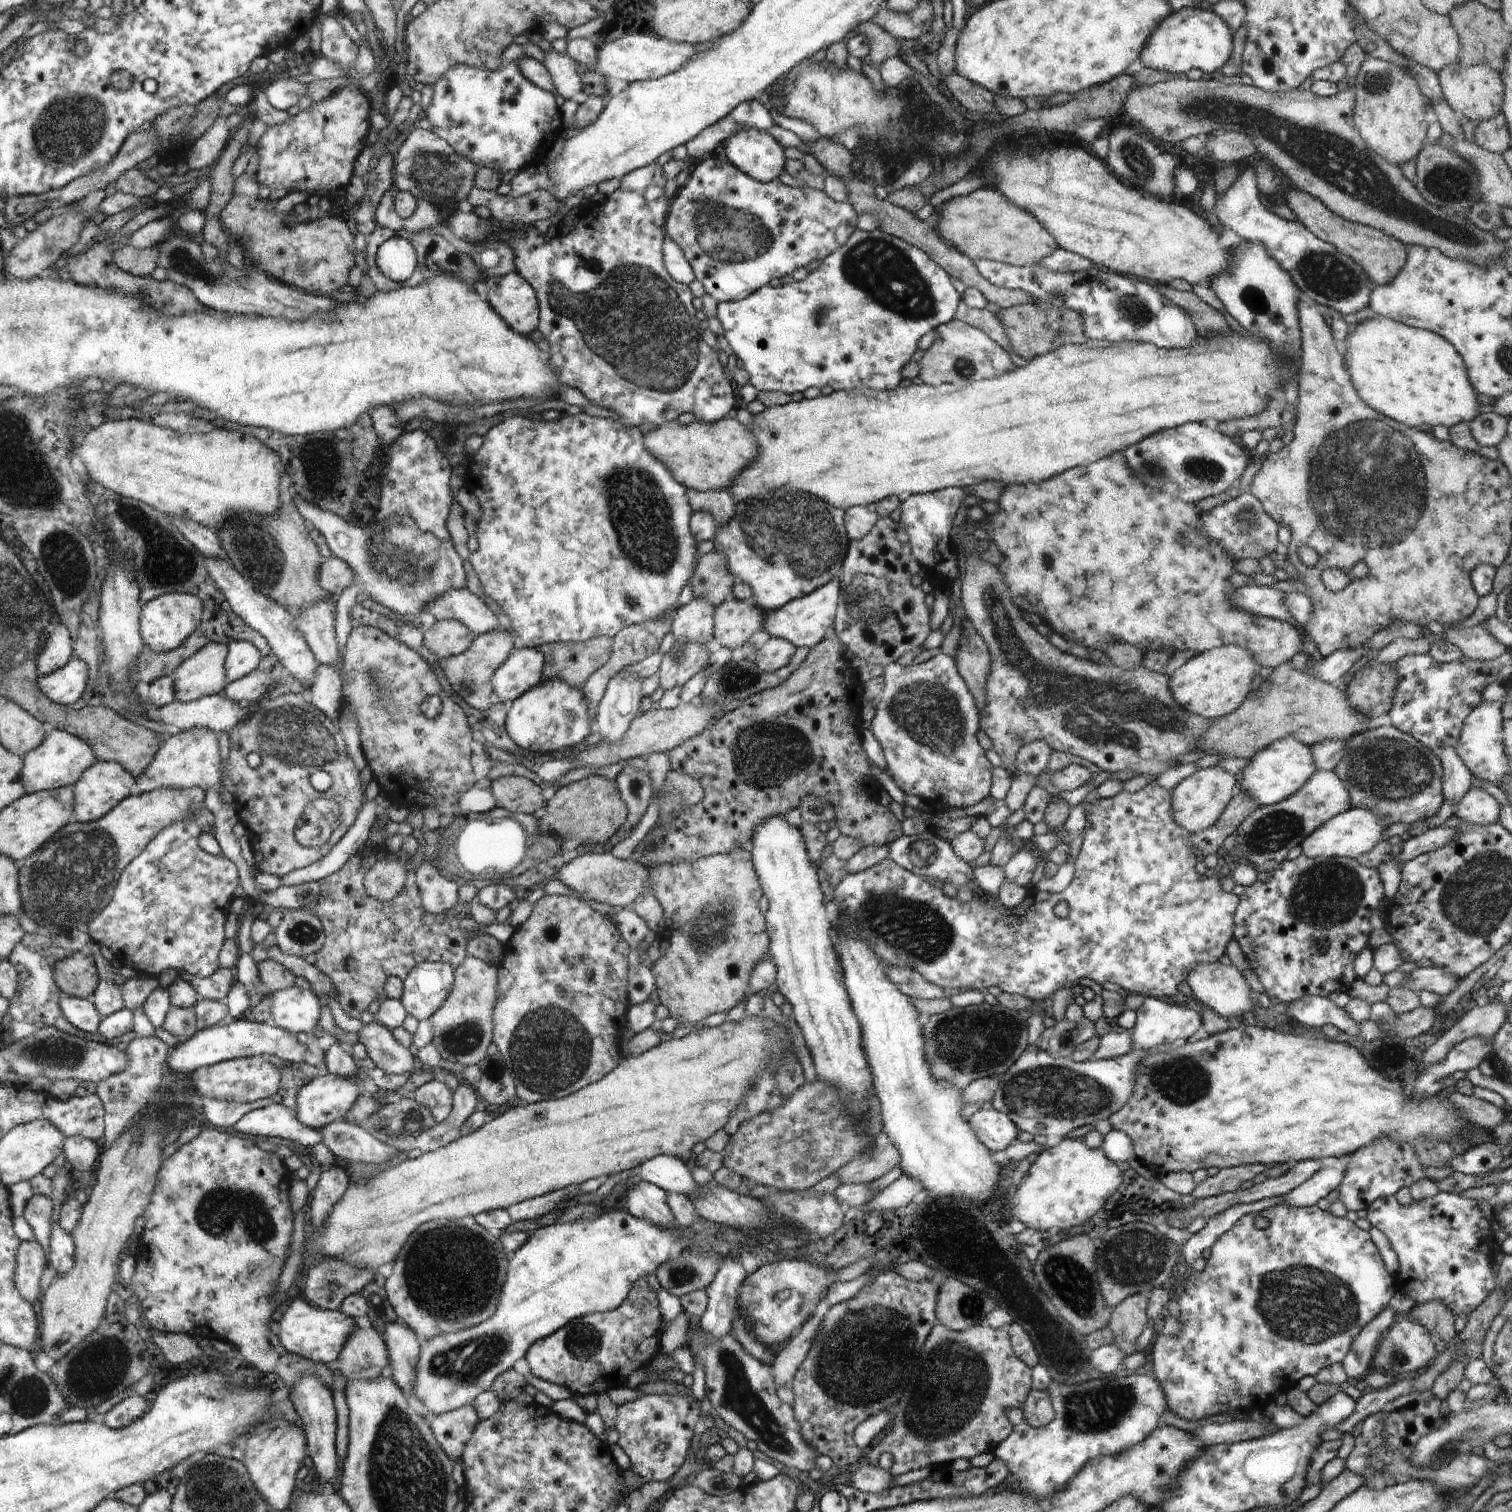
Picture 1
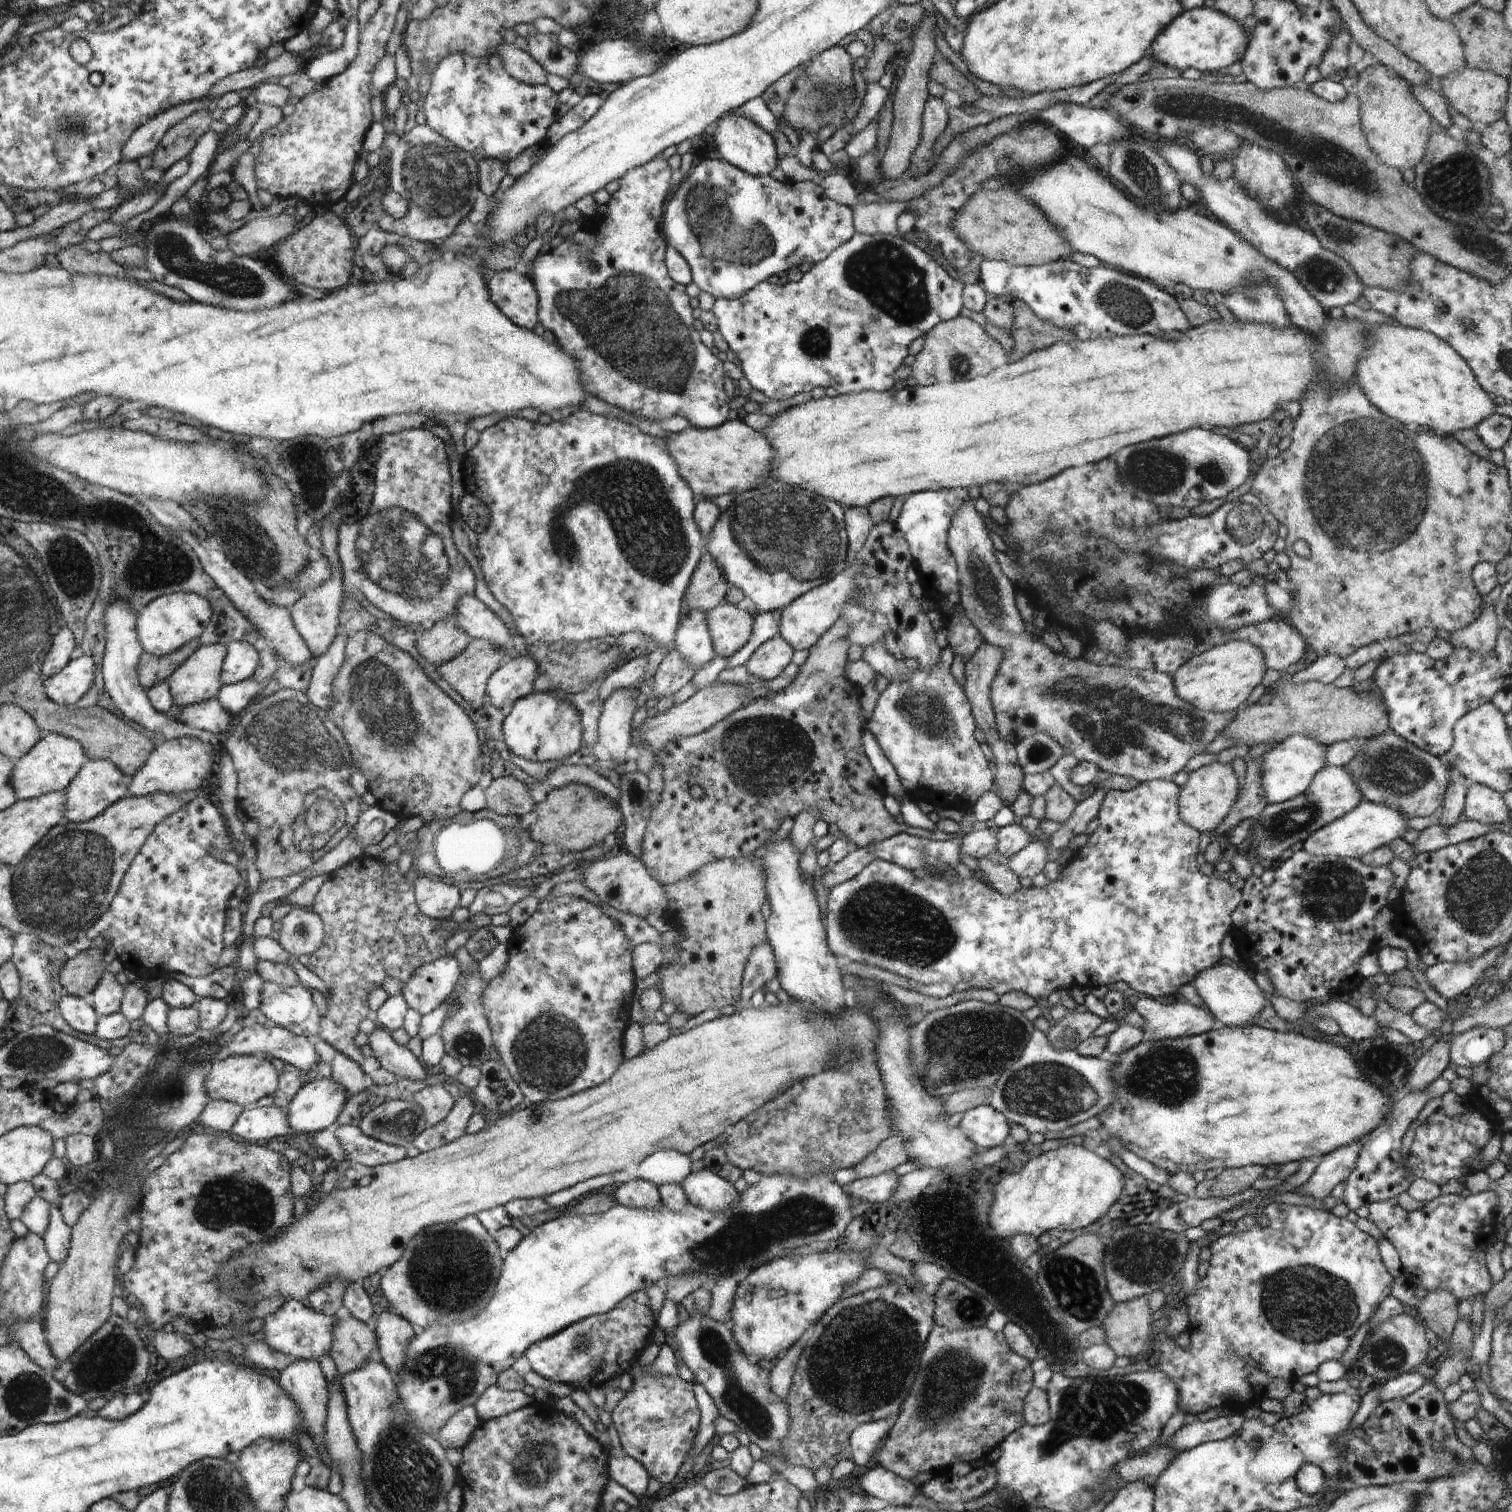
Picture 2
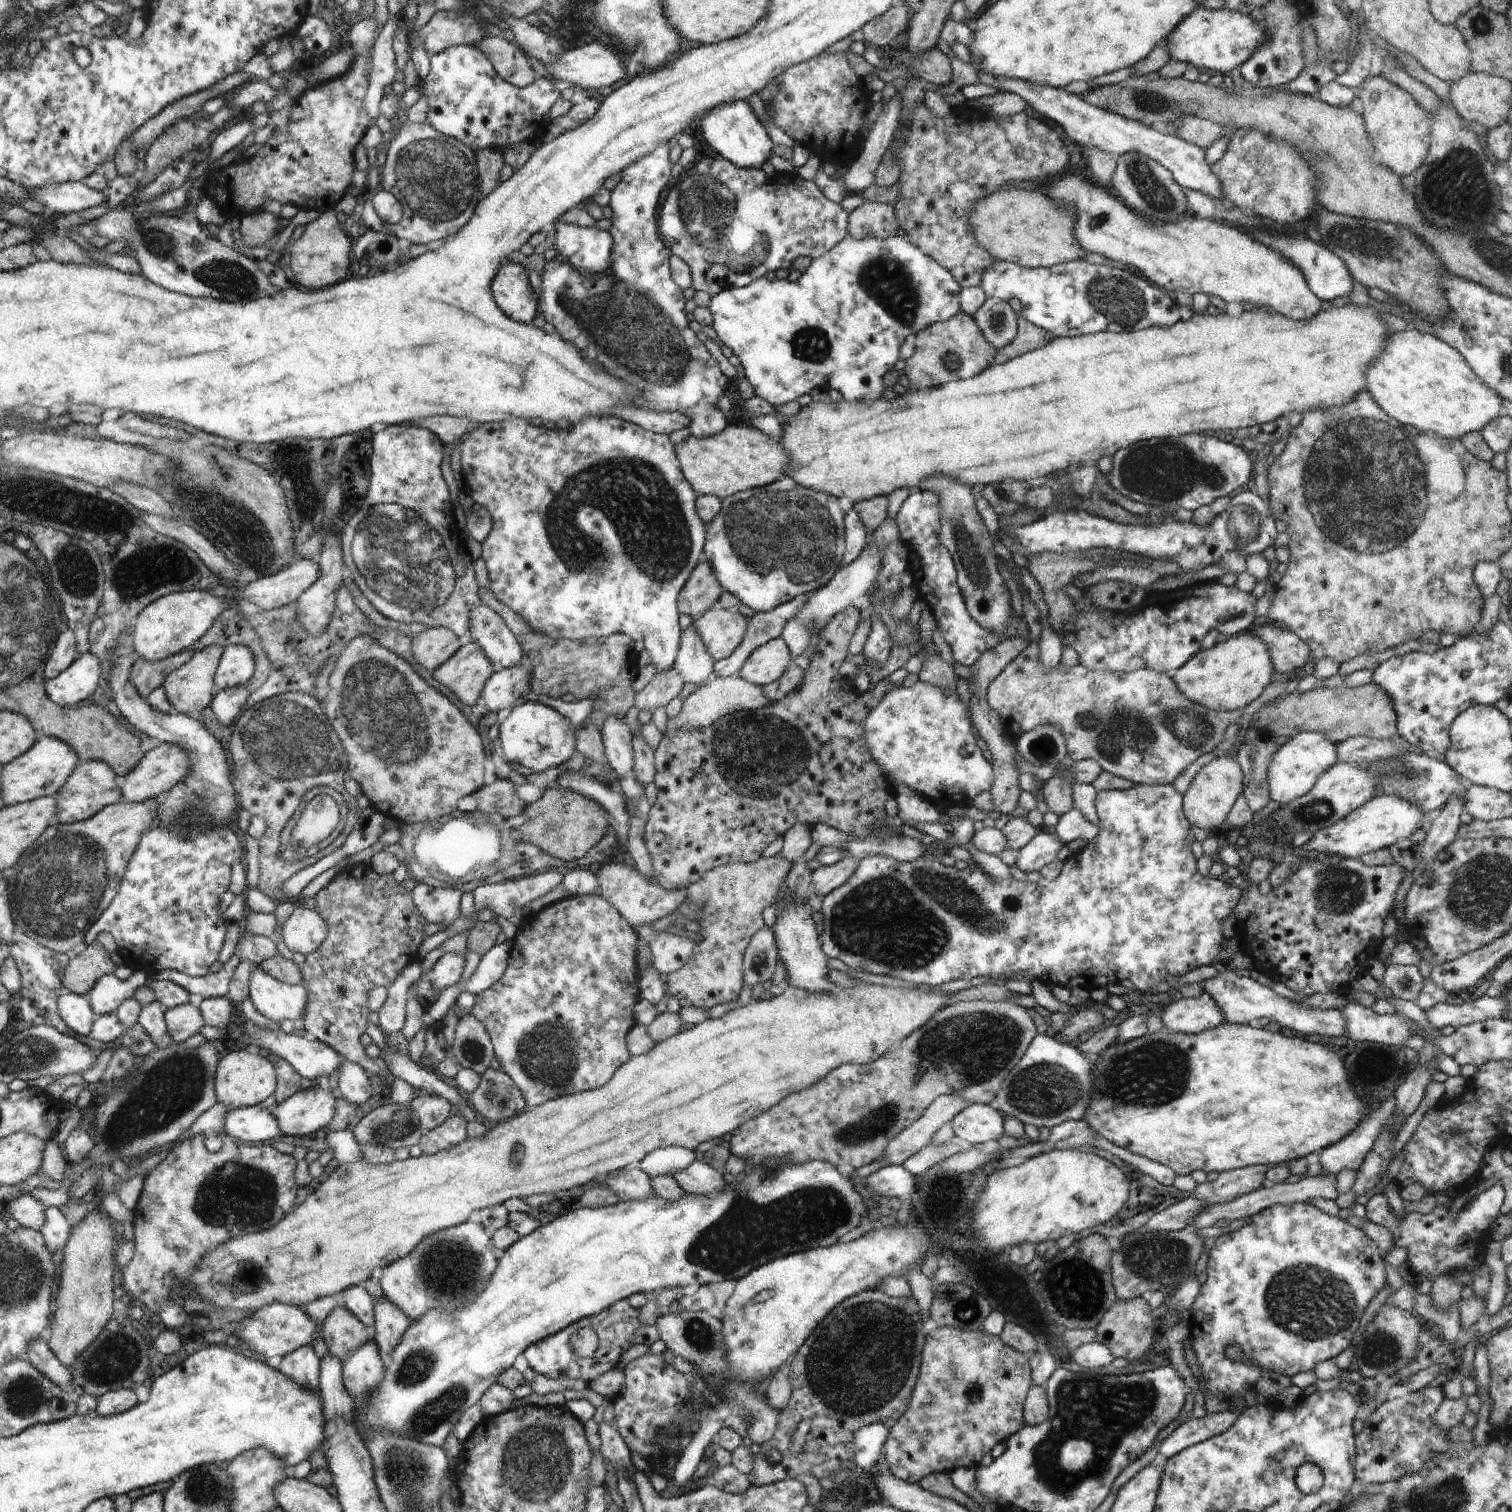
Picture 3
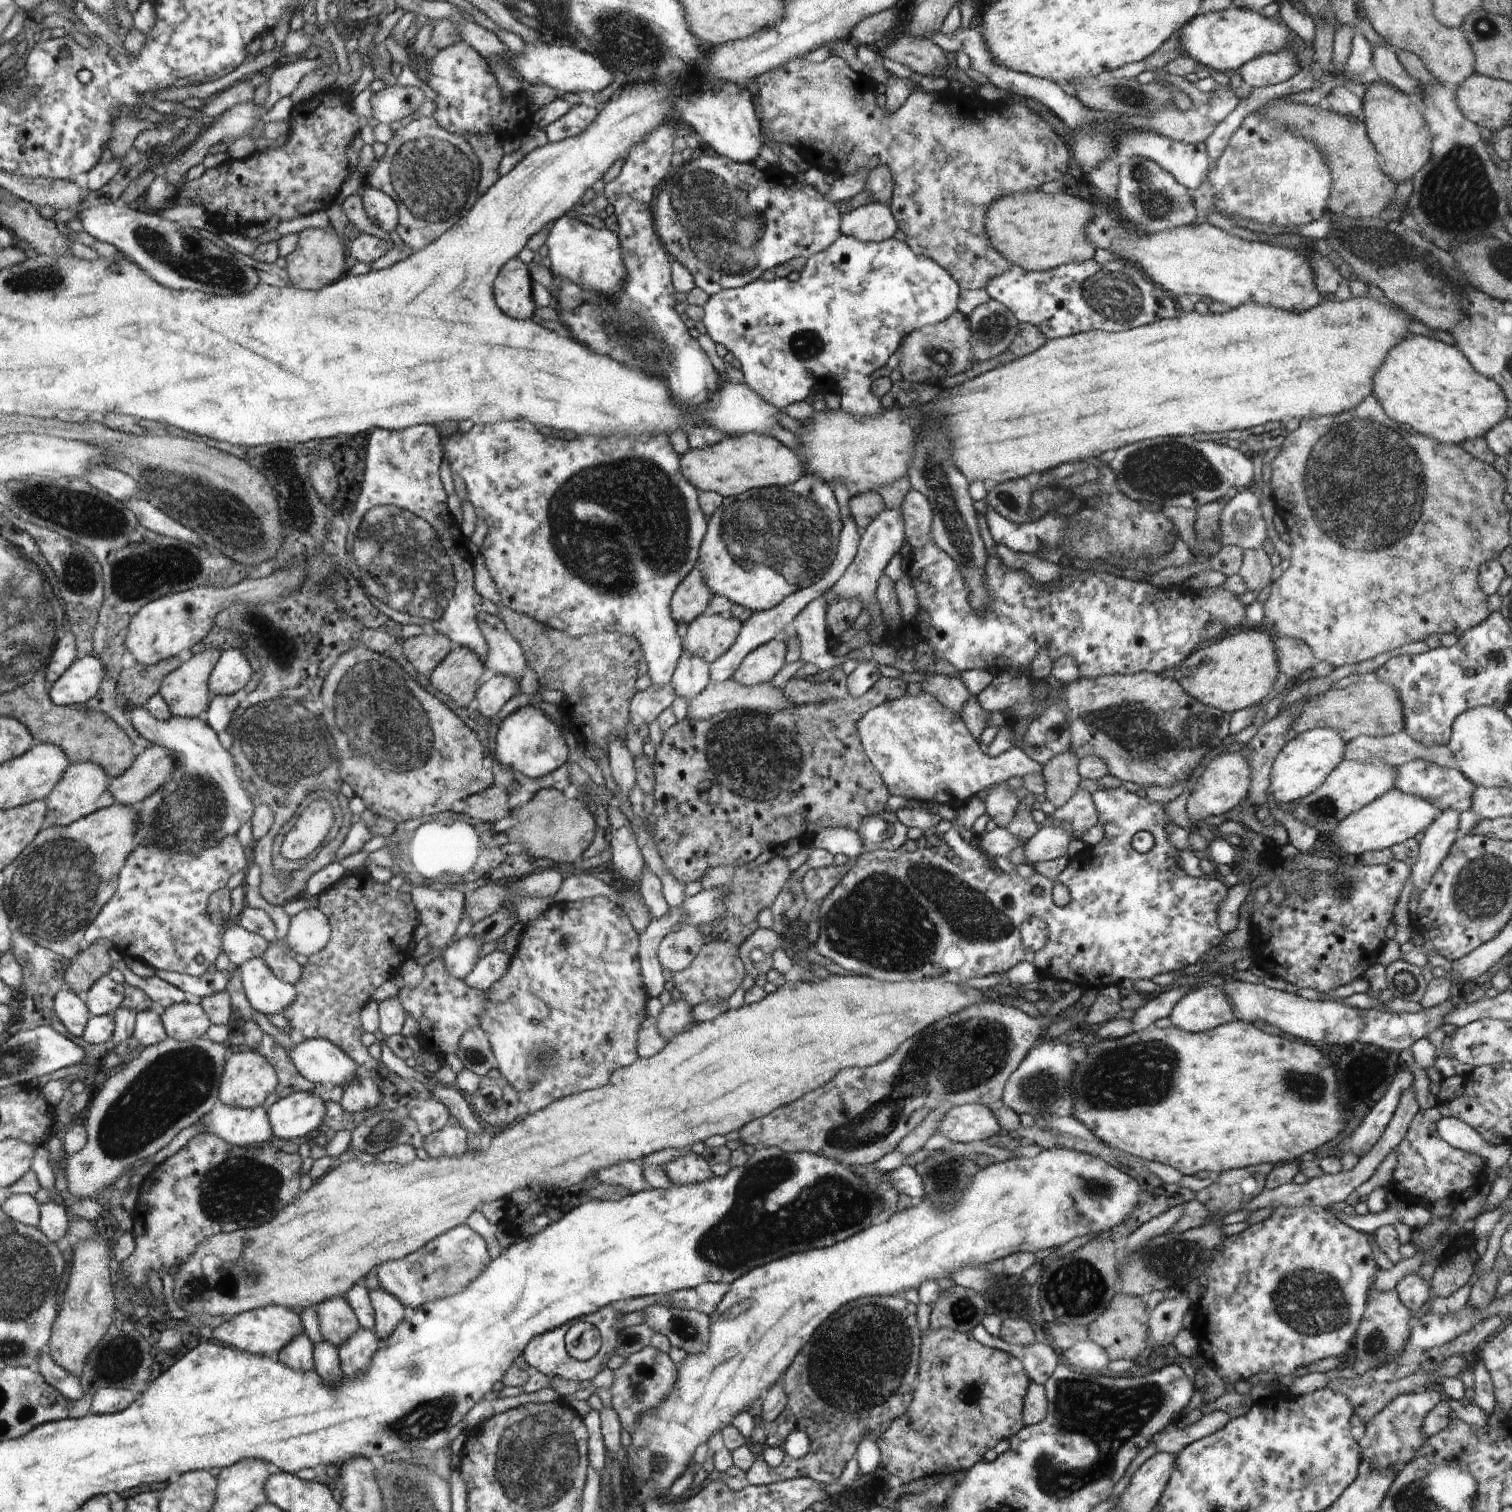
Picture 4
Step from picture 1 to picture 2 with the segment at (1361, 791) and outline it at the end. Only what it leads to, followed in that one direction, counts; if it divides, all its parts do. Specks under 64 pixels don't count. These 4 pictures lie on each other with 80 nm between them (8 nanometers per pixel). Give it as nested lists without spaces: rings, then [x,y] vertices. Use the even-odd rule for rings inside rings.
[[[1392,729],[1359,742],[1358,754],[1344,767],[1359,788],[1362,801],[1389,806],[1404,817],[1430,816],[1443,803],[1450,768],[1442,758],[1398,736]]]

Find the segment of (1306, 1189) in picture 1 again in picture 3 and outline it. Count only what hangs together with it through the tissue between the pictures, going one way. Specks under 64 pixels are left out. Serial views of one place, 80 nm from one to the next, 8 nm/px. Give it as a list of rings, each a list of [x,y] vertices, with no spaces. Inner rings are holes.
[[[1393,1097],[1366,1114],[1348,1136],[1326,1147],[1319,1156],[1322,1174],[1336,1177],[1338,1172],[1344,1168],[1357,1170],[1366,1154],[1371,1152],[1377,1134],[1394,1110]]]

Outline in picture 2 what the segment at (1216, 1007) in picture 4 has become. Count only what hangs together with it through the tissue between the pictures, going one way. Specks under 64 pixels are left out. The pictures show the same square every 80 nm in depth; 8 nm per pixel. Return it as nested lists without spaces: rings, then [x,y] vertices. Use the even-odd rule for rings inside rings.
[[[1152,997],[1140,998],[1133,1006],[1145,1019],[1144,1040],[1161,1041],[1199,1035],[1210,1031],[1215,1024],[1208,1008],[1190,1002],[1162,1004]]]

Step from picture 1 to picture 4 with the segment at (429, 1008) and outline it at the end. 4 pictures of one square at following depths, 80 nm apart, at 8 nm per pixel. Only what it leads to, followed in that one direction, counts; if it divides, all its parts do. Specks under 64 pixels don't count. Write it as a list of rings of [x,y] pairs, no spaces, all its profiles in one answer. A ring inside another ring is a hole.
[[[473,934],[457,940],[442,955],[447,972],[457,979],[463,979],[480,958],[478,953],[481,948],[482,944],[473,938]]]

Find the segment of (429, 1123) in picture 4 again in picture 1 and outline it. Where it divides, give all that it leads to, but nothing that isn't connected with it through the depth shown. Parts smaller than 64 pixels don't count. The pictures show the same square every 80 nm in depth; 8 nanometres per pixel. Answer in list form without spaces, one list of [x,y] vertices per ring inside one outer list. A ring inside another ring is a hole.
[[[440,1075],[423,1084],[411,1094],[419,1103],[427,1106],[435,1118],[435,1122],[442,1122],[454,1110],[452,1091],[444,1082],[440,1082]]]

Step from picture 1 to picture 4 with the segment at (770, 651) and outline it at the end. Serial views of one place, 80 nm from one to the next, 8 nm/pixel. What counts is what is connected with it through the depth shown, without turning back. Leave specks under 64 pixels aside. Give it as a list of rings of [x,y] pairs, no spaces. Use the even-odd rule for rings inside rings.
[[[770,641],[749,652],[731,676],[743,685],[770,683],[784,666],[787,646],[784,641]]]

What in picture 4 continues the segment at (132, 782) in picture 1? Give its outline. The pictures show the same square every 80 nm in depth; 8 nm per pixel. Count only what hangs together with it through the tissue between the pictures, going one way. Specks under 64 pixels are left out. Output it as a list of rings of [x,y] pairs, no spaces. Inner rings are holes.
[[[90,761],[72,764],[67,774],[64,775],[63,780],[48,798],[48,824],[50,826],[68,826],[103,808],[111,807],[113,804],[116,804],[117,798],[111,791],[112,779],[112,776],[108,776],[107,770],[101,764]]]

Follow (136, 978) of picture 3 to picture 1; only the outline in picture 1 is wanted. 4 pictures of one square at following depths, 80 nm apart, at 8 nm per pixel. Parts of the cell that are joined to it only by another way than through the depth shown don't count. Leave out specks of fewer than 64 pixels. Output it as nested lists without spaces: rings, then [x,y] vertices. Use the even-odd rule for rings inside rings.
[[[92,937],[88,947],[88,951],[96,958],[96,966],[100,970],[100,984],[92,996],[92,1001],[104,1017],[109,1017],[127,1008],[123,987],[114,982],[112,965],[115,965],[117,961],[106,960],[100,951],[99,943]]]

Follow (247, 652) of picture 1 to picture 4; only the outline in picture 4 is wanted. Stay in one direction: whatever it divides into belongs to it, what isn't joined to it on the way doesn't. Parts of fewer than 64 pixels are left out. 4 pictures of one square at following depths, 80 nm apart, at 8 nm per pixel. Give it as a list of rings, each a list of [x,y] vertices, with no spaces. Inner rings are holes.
[[[226,650],[211,675],[212,696],[229,695],[243,689],[251,674],[250,664],[240,650]]]

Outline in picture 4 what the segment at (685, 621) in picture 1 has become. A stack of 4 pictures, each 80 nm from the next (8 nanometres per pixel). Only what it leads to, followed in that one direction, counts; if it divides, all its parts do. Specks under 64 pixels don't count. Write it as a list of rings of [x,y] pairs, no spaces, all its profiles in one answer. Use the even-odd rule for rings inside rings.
[[[683,649],[670,681],[676,689],[677,696],[683,696],[689,701],[711,682],[709,662]]]

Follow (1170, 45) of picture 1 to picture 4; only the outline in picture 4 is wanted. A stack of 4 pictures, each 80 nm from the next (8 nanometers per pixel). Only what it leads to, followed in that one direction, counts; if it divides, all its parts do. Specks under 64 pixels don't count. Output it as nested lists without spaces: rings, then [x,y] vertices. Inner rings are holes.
[[[1230,5],[1223,11],[1209,12],[1206,14],[1197,14],[1192,20],[1189,20],[1178,31],[1179,43],[1182,55],[1194,59],[1199,67],[1210,70],[1211,72],[1230,72],[1240,68],[1249,60],[1260,56],[1261,54],[1277,51],[1281,47],[1282,38],[1285,32],[1290,32],[1283,27],[1284,24],[1278,17],[1268,18],[1259,15],[1250,9],[1239,9]]]

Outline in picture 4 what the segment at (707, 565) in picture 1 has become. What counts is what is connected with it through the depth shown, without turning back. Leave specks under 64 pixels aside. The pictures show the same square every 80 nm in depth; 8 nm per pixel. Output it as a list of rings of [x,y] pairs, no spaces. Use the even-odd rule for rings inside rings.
[[[695,567],[679,584],[672,598],[672,614],[677,624],[690,624],[707,609],[713,596],[702,571]]]

